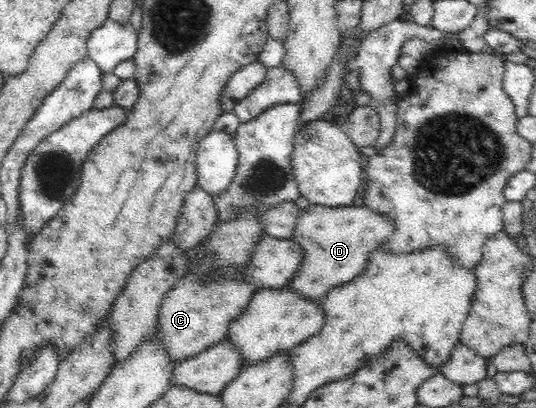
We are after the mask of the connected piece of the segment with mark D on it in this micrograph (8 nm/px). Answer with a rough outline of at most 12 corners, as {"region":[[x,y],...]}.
{"region":[[365,205],[300,210],[286,286],[320,301],[394,232]]}

